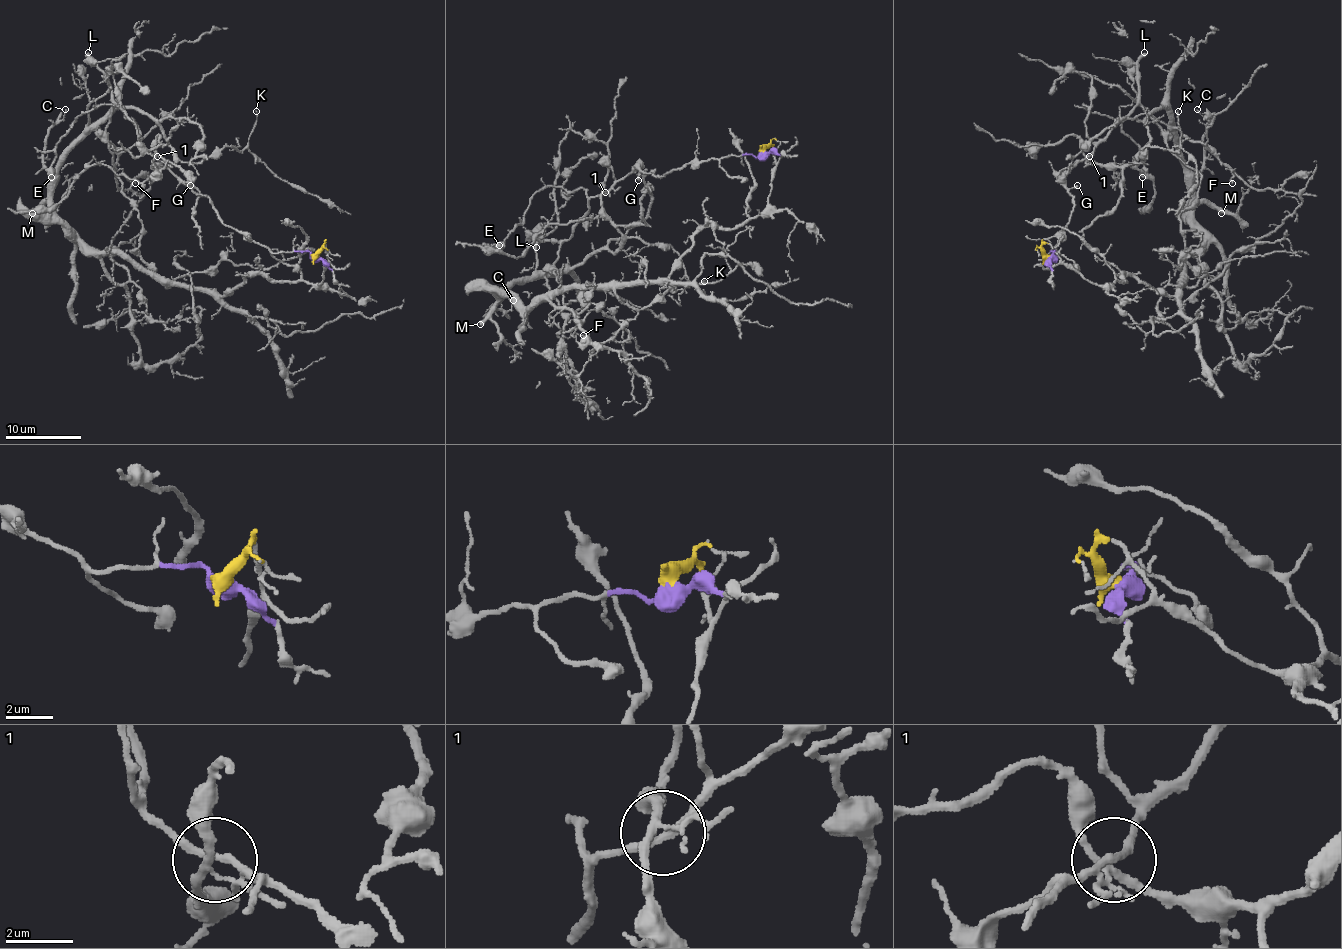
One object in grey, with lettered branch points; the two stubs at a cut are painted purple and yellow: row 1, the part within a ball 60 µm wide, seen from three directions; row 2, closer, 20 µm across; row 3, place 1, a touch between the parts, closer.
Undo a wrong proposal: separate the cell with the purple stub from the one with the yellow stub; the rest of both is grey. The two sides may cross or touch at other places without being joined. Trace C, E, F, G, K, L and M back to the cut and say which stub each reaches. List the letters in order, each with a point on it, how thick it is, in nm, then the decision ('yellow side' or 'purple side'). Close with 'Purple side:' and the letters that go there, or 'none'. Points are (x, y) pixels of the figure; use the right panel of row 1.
C: place (1197, 109); calibre 120 nm; yellow side
E: place (1142, 177); calibre 550 nm; purple side
F: place (1232, 183); calibre 110 nm; yellow side
G: place (1077, 185); calibre 200 nm; purple side
K: place (1178, 111); calibre 110 nm; yellow side
L: place (1144, 52); calibre 440 nm; purple side
M: place (1221, 213); calibre 420 nm; yellow side
Purple side: E, G, L

